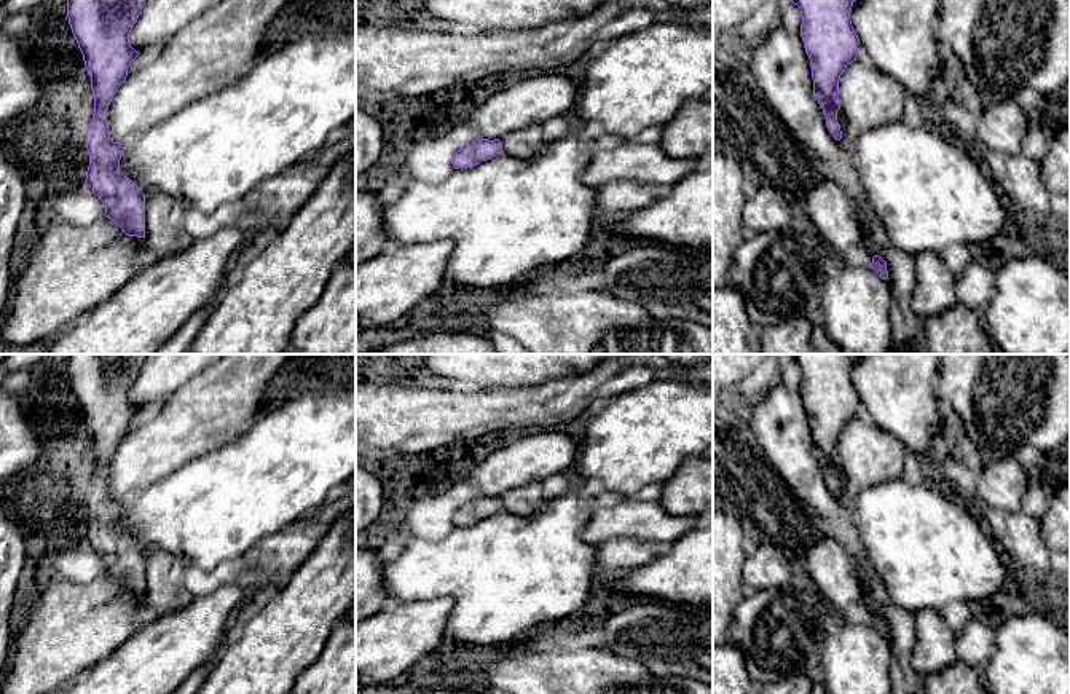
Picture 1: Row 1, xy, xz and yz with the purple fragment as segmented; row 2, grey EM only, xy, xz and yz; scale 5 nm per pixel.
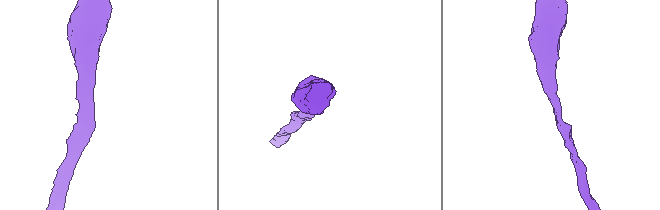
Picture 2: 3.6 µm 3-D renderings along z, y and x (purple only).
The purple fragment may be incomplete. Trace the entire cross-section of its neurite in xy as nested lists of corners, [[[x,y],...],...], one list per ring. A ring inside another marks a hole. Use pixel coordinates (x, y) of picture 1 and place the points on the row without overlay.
[[[67,354],[67,375],[72,391],[91,432],[94,471],[86,488],[89,523],[85,541],[105,562],[112,576],[128,593],[145,595],[145,552],[120,528],[124,504],[110,496],[107,466],[120,442],[128,434],[131,420],[140,412],[129,400],[129,391],[139,377],[147,354]]]

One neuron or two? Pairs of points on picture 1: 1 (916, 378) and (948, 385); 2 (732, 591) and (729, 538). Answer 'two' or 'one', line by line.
1: two
2: one

